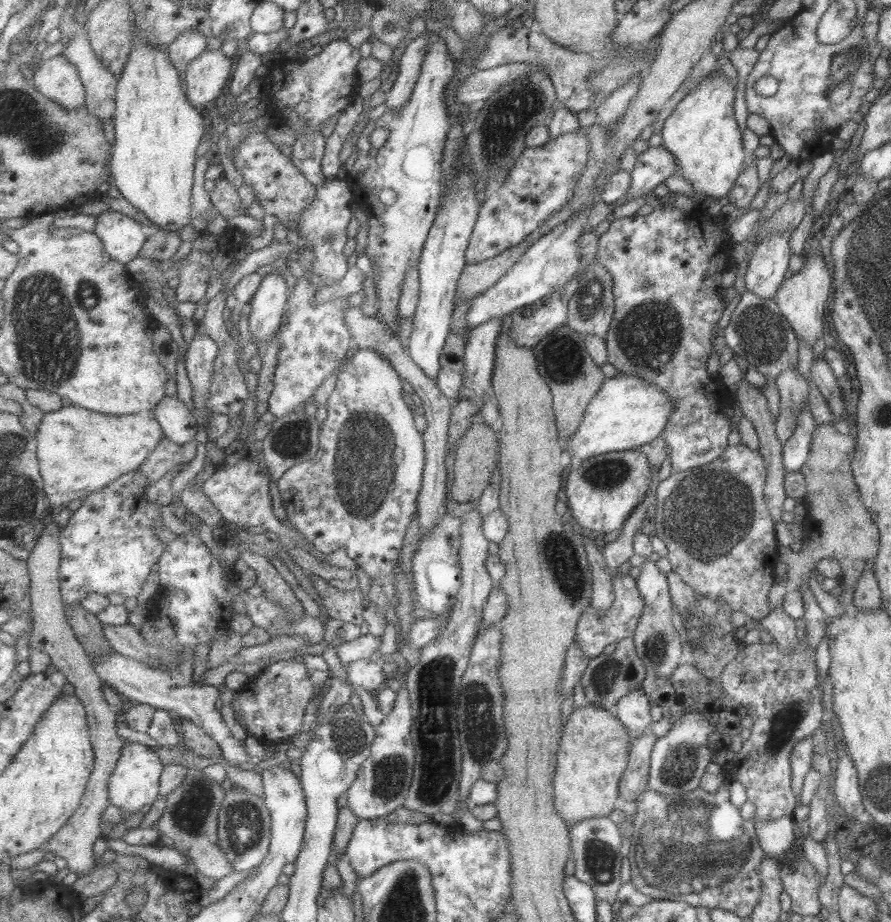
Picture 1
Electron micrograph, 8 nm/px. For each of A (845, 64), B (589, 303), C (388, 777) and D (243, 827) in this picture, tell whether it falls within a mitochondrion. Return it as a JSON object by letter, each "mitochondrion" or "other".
{"A":"mitochondrion","B":"mitochondrion","C":"mitochondrion","D":"mitochondrion"}

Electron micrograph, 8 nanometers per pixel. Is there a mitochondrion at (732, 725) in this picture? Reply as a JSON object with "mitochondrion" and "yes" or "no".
{"mitochondrion":"no"}

